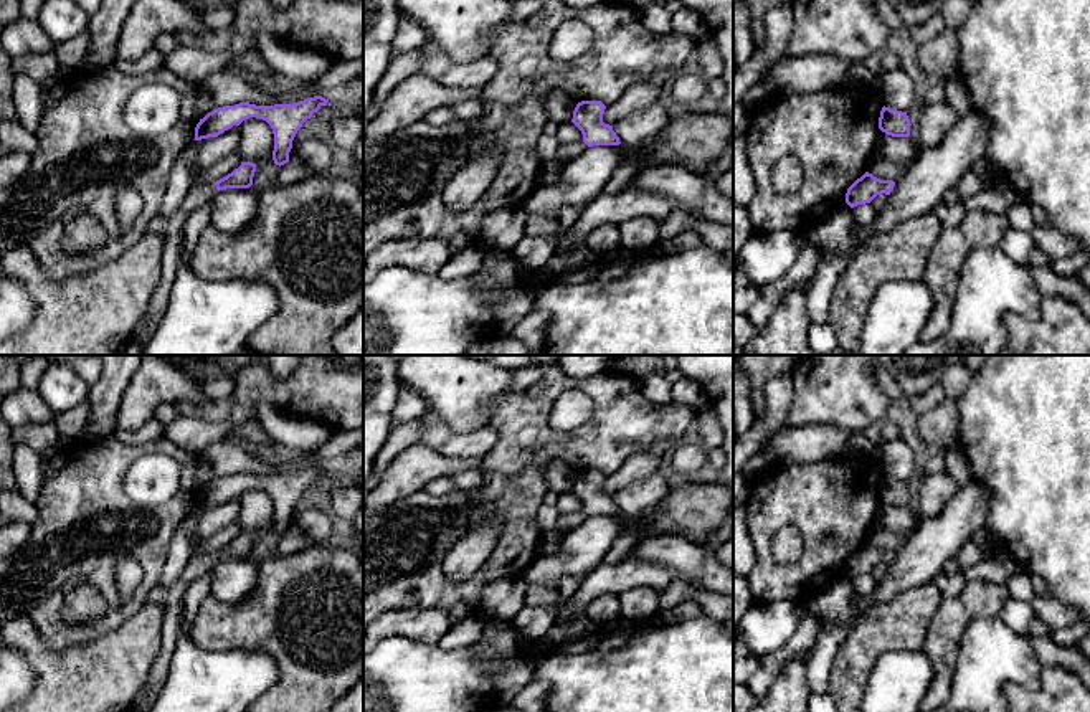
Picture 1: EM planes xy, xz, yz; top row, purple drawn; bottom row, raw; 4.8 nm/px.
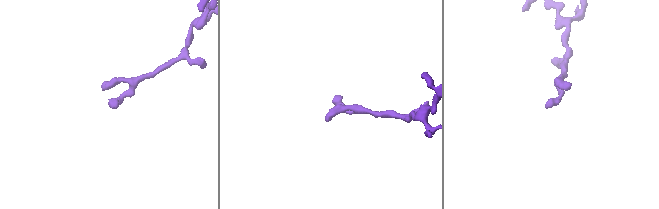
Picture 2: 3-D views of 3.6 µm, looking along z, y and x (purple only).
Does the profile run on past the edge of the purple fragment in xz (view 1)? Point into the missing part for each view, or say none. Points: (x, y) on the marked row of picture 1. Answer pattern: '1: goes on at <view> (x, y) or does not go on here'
1: goes on at xz (567, 152)

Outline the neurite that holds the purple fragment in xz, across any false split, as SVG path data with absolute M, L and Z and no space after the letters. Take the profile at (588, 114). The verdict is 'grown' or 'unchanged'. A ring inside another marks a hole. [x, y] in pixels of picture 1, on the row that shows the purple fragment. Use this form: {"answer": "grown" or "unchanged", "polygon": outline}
{"answer": "grown", "polygon": "M581 101L573 111L571 122L581 131L580 142L560 144L557 160L570 162L593 145L619 145L613 126L603 122L606 106L601 101Z"}

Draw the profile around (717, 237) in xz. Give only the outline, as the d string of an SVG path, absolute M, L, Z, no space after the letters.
M697 216L690 226L702 238L702 244L722 254L733 254L733 226L718 221L707 221Z

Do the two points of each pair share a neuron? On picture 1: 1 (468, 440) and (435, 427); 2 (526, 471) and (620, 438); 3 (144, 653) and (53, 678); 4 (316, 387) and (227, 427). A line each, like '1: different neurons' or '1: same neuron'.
1: same neuron
2: same neuron
3: same neuron
4: same neuron

